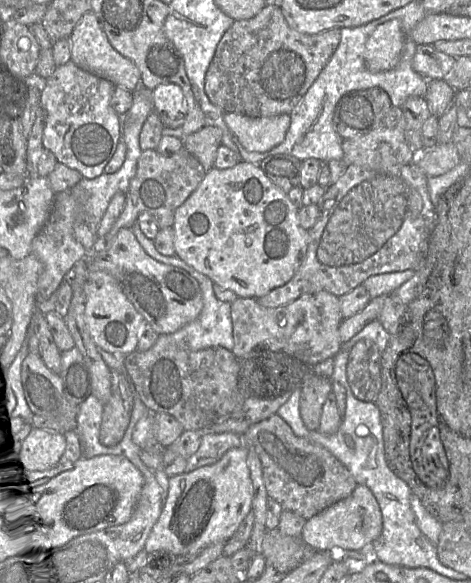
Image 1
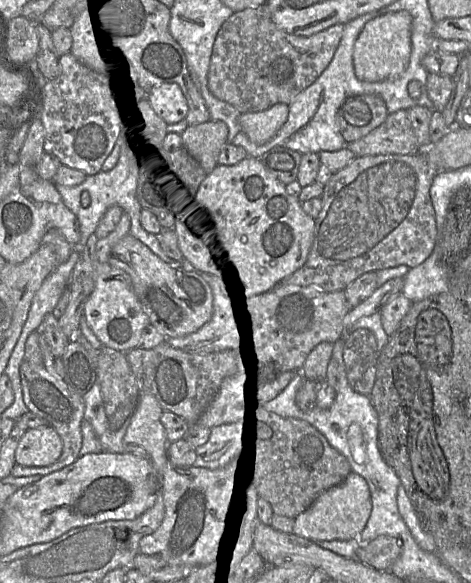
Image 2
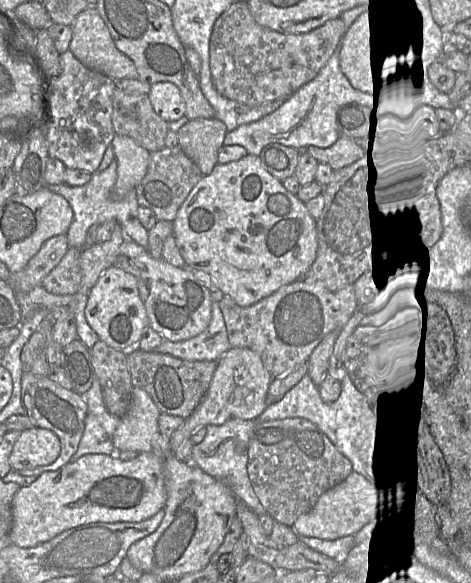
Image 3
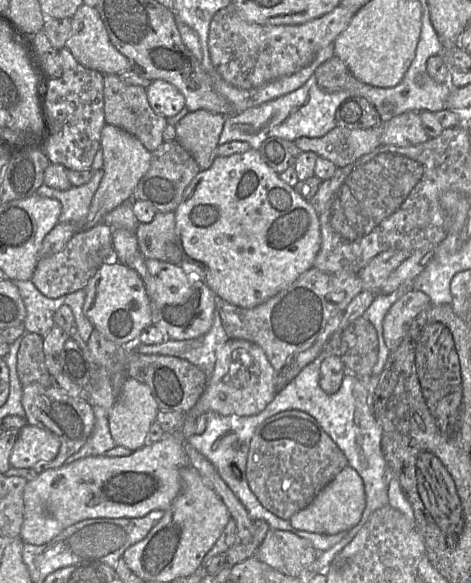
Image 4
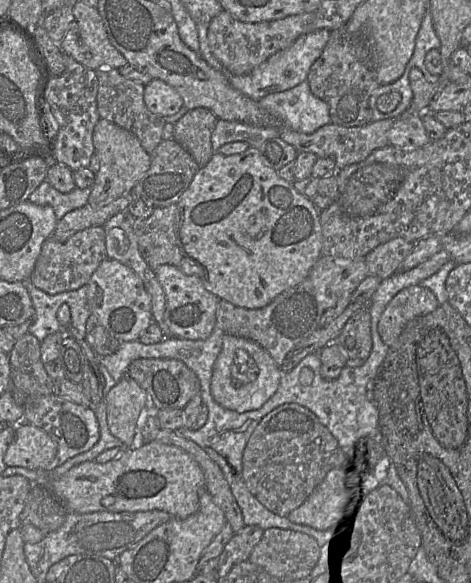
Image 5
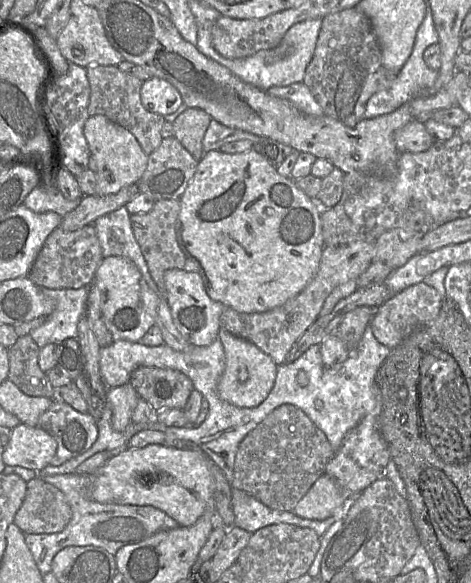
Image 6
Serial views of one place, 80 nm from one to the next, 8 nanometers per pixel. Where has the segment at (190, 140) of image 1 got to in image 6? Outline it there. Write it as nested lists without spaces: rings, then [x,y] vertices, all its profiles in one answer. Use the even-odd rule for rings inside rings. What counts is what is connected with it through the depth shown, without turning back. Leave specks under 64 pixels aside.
[[[187,108],[173,124],[174,137],[198,161],[203,157],[203,138],[212,117],[200,108]]]

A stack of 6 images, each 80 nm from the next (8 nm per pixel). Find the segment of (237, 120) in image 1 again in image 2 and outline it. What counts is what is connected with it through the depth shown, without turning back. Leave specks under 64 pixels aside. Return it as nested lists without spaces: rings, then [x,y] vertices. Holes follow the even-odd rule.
[[[278,103],[262,112],[242,113],[239,124],[250,141],[257,145],[267,143],[288,119],[289,107]]]

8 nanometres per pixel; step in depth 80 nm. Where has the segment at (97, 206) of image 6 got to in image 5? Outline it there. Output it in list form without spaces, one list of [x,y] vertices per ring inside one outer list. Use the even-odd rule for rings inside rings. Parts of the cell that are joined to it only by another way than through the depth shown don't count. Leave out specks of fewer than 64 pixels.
[[[130,192],[100,208],[94,208],[87,203],[81,208],[68,212],[62,219],[58,220],[50,237],[62,243],[81,230],[92,226],[103,226],[111,217],[127,210],[134,200],[136,199]]]

